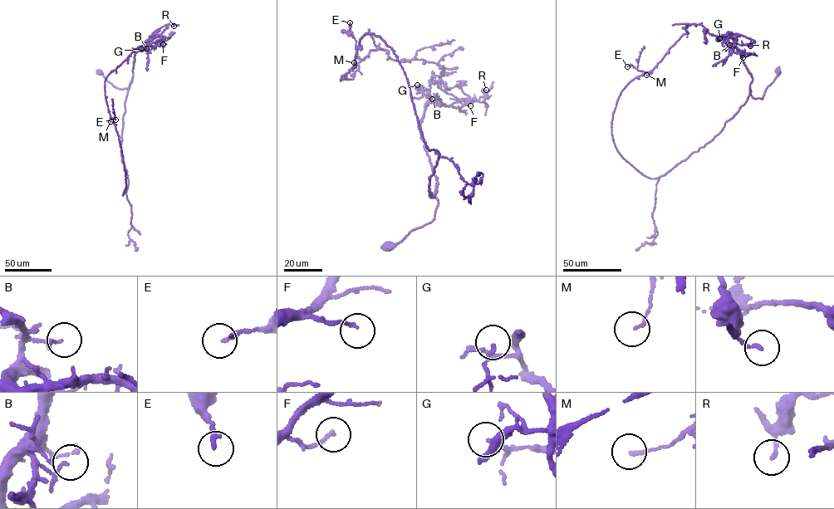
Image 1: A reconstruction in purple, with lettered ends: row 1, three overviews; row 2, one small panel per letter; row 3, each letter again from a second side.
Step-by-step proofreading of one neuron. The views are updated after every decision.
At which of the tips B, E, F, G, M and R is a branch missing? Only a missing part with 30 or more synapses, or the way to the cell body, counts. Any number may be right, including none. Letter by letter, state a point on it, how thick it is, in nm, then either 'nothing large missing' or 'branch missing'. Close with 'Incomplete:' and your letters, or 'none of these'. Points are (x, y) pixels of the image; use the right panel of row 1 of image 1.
B: (729, 45) | 80 nm | nothing large missing
E: (627, 66) | 190 nm | nothing large missing
F: (743, 57) | 140 nm | nothing large missing
G: (719, 38) | 90 nm | nothing large missing
M: (646, 75) | 120 nm | nothing large missing
R: (750, 46) | 140 nm | nothing large missing
Incomplete: none of these

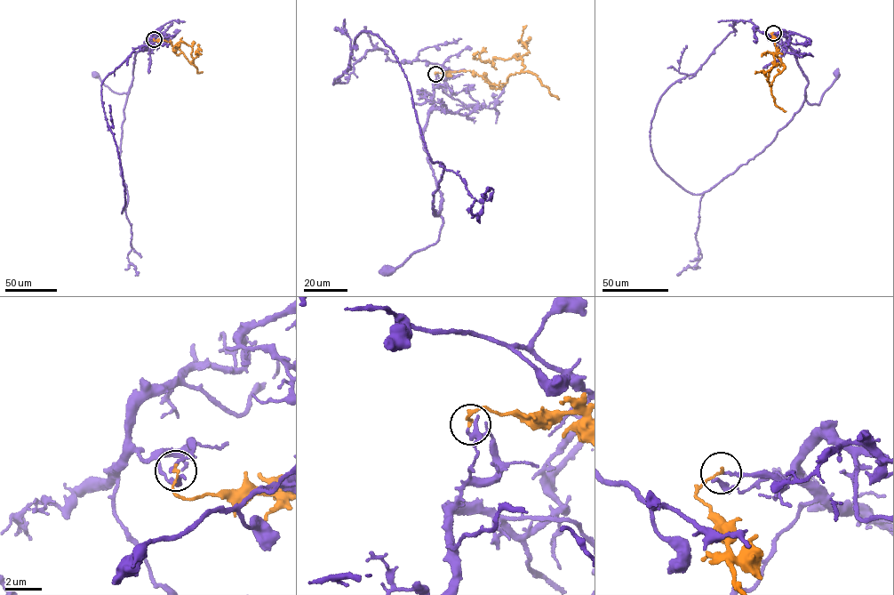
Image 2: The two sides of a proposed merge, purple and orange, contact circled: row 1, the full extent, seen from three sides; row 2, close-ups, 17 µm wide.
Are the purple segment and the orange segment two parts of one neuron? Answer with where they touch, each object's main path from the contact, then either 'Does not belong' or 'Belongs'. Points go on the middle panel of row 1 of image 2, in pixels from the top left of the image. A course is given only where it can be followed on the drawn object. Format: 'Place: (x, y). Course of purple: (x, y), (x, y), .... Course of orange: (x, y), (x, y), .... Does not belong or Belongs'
Place: (435, 74). Course of purple: (435, 75), (432, 99), (436, 108), (430, 109), (421, 137), (443, 199), (443, 222), (435, 243), (387, 269). Course of orange: (435, 74), (474, 71), (496, 88), (524, 68), (517, 55), (484, 61), (474, 58), (479, 52). Does not belong

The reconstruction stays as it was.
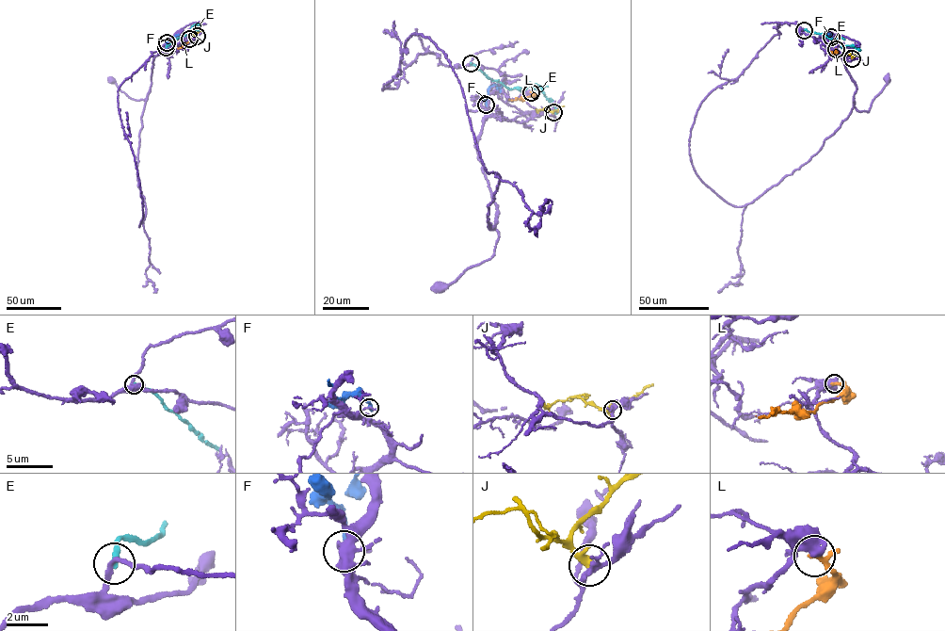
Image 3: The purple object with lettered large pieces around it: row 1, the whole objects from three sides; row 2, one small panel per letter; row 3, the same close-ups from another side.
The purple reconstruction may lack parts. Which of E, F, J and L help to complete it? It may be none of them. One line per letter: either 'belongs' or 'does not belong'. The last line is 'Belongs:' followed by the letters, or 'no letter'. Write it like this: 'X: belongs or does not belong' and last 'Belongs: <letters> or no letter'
E: does not belong
F: does not belong
J: does not belong
L: does not belong
Belongs: no letter

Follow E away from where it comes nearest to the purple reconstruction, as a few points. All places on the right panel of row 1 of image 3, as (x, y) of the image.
E: (804, 29), (823, 34), (843, 45), (857, 48)

